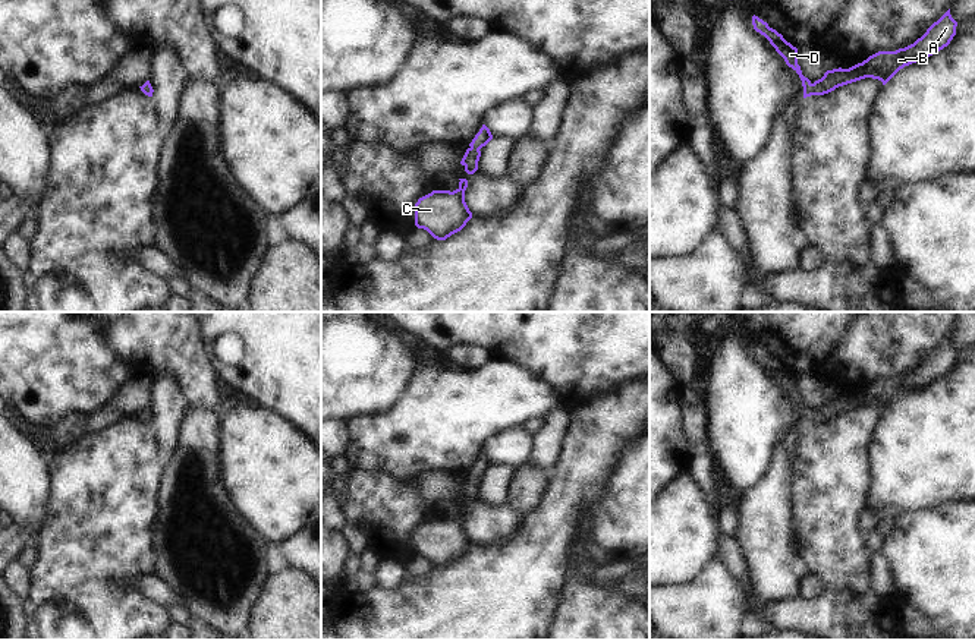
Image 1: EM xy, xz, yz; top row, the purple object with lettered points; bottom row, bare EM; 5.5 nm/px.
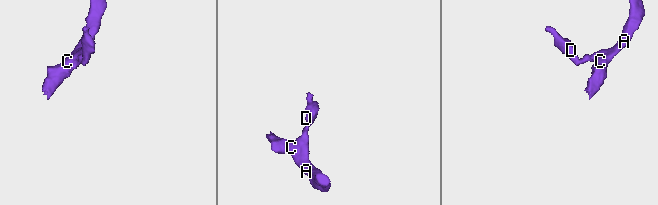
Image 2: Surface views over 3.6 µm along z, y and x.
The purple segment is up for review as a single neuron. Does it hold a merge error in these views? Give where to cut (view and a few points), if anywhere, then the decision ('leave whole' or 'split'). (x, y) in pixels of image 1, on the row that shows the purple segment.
no cut | leave whole

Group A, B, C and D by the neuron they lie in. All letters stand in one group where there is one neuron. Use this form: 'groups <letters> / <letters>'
groups A B C D

